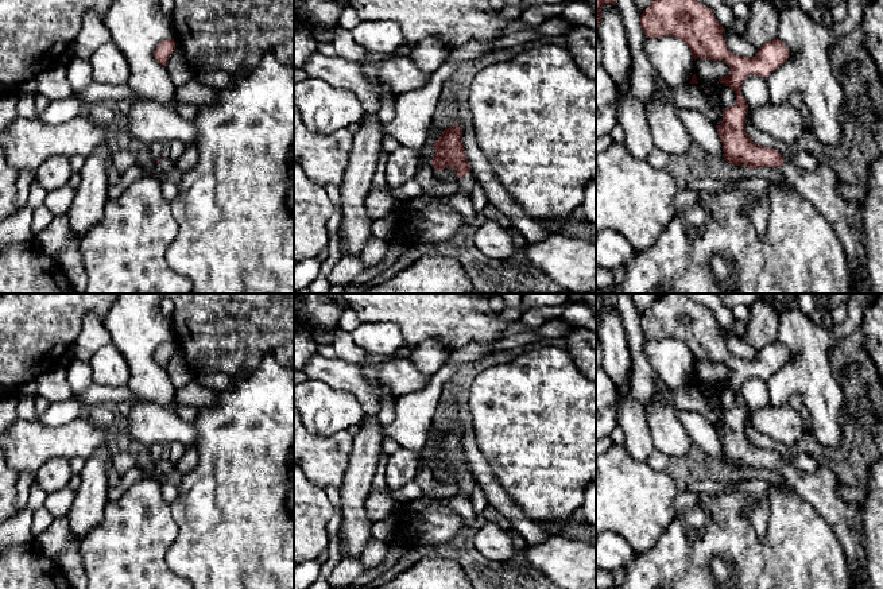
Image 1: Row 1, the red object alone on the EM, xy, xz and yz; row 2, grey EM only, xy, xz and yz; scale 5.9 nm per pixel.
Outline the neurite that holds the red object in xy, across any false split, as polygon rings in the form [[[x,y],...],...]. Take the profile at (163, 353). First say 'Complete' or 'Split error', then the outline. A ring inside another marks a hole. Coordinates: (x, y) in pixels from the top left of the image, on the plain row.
Complete. [[[174,340],[166,341],[156,349],[156,352],[154,353],[154,359],[160,367],[166,368],[170,357],[174,354],[174,350],[175,350]]]

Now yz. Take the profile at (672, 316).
Split error. [[[662,294],[640,317],[640,328],[647,340],[673,338],[681,341],[690,350],[693,361],[724,363],[731,375],[719,380],[721,384],[736,395],[736,404],[733,408],[723,411],[723,423],[716,427],[719,439],[723,445],[725,464],[733,468],[747,468],[750,472],[762,469],[778,469],[785,480],[785,484],[793,488],[801,497],[813,505],[833,527],[836,535],[841,540],[851,574],[851,589],[855,589],[853,580],[859,578],[867,585],[867,558],[864,551],[864,534],[857,530],[857,523],[861,522],[861,512],[849,503],[843,501],[837,492],[836,485],[839,480],[834,469],[826,462],[822,462],[814,473],[806,473],[793,464],[786,462],[781,454],[774,450],[763,449],[754,445],[745,434],[745,416],[748,406],[741,398],[741,385],[750,377],[759,377],[767,380],[768,376],[775,373],[790,359],[789,350],[777,340],[758,352],[752,360],[732,356],[723,340],[723,328],[717,323],[710,310],[692,301],[685,294]]]

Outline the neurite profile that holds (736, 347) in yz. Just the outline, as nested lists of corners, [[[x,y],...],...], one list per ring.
[[[727,330],[723,332],[723,340],[728,352],[735,357],[752,360],[758,356],[758,350],[743,342],[740,338],[729,334]]]

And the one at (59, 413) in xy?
[[[75,395],[63,402],[50,403],[49,408],[38,416],[39,422],[49,427],[59,427],[78,416],[85,416],[89,406]]]

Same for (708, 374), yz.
[[[697,360],[694,363],[694,376],[702,390],[713,388],[720,380],[727,379],[731,369],[724,363],[708,363]]]

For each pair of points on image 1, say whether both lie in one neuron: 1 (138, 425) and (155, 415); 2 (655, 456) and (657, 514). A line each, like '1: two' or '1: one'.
1: one
2: two

